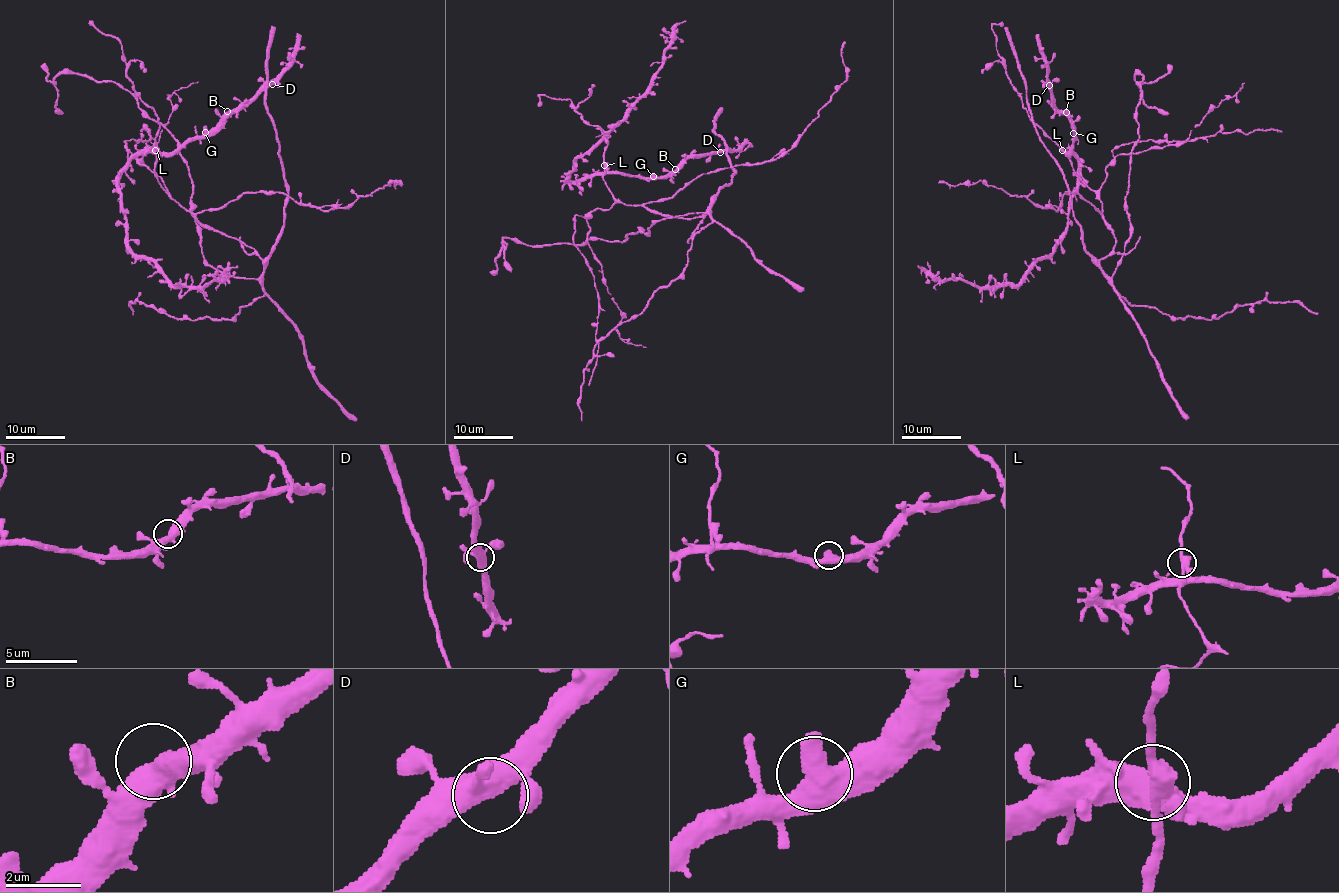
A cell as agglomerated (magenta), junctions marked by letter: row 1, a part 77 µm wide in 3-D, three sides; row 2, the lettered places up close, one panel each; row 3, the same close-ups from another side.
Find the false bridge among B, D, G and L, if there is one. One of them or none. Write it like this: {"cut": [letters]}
{"cut": []}

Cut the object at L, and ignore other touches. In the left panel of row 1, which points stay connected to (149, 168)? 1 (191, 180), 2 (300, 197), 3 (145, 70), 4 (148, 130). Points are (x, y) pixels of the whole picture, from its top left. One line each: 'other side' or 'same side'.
1: other side
2: same side
3: same side
4: same side

